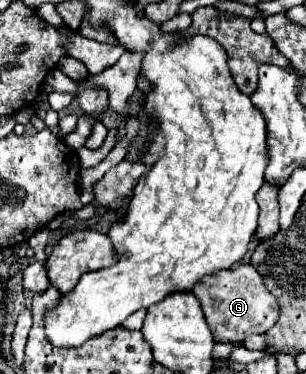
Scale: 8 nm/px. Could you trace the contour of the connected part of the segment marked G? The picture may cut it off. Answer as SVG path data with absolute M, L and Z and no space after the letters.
M238 265L236 269L220 271L218 275L200 279L194 285L194 295L198 297L204 317L218 343L244 341L248 335L266 333L278 321L278 303L264 287L262 275L252 265Z

